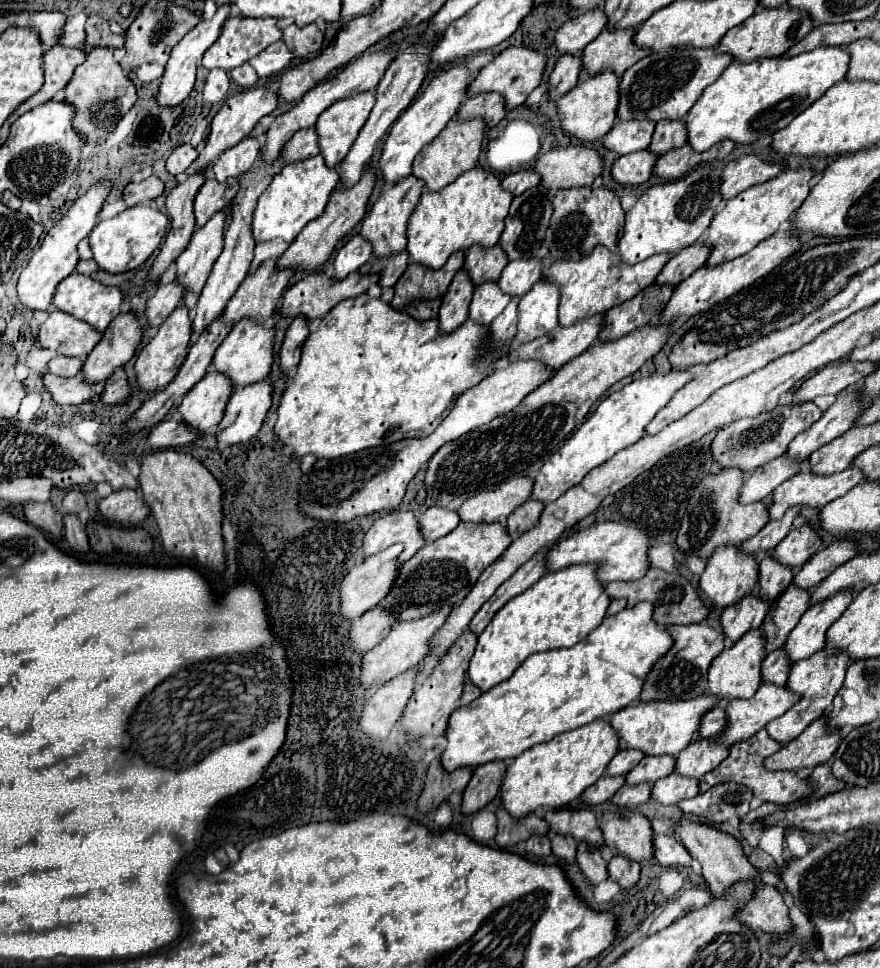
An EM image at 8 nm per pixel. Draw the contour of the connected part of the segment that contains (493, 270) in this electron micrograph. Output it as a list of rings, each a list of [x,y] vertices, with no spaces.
[[[499,244],[491,246],[491,250],[483,250],[483,246],[471,246],[471,250],[467,250],[463,270],[467,270],[473,284],[479,286],[489,280],[499,280],[499,274],[507,262],[507,254],[503,254]]]

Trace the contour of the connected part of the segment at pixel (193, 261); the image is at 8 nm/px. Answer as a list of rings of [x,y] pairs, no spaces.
[[[225,208],[215,212],[211,220],[197,228],[177,258],[177,282],[187,288],[187,292],[199,294],[207,282],[207,276],[223,250],[225,236]]]

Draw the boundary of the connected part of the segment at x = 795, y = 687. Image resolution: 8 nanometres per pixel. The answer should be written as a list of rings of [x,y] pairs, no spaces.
[[[819,650],[815,652],[811,658],[803,658],[799,662],[793,664],[791,668],[791,676],[787,680],[787,688],[801,694],[803,698],[791,708],[787,710],[783,716],[771,720],[767,724],[767,732],[771,738],[775,738],[781,744],[789,744],[791,740],[795,740],[813,720],[817,720],[827,708],[831,708],[835,694],[839,692],[839,688],[843,686],[843,674],[847,672],[847,658],[843,658],[843,654],[835,654],[835,658],[827,658],[827,650]]]

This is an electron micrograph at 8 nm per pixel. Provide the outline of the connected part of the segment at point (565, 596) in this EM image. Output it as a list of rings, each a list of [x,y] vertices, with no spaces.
[[[579,564],[557,572],[547,572],[529,590],[511,598],[491,618],[481,632],[475,654],[469,664],[469,676],[475,686],[489,690],[499,682],[511,678],[511,674],[537,652],[555,648],[569,648],[581,642],[607,614],[611,598],[605,592],[605,584],[597,578],[599,564]]]

